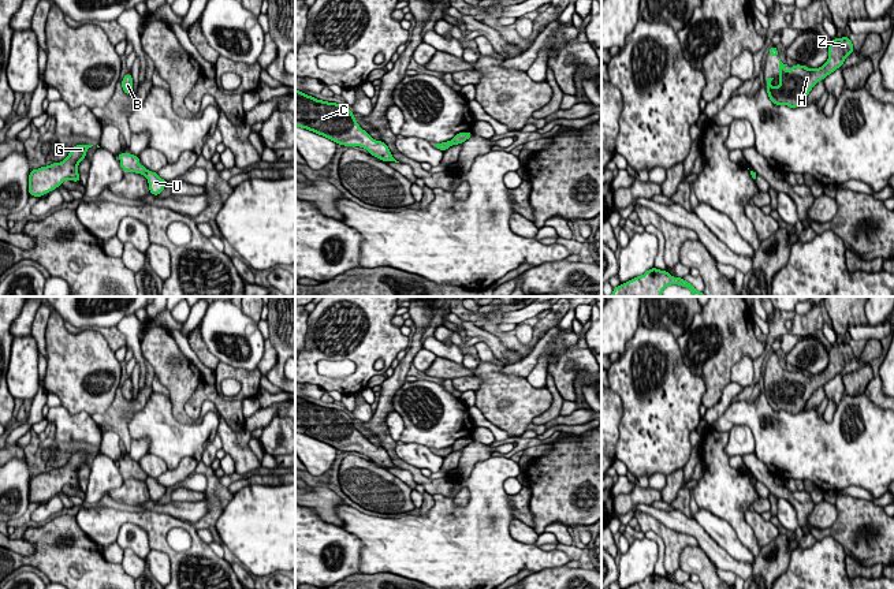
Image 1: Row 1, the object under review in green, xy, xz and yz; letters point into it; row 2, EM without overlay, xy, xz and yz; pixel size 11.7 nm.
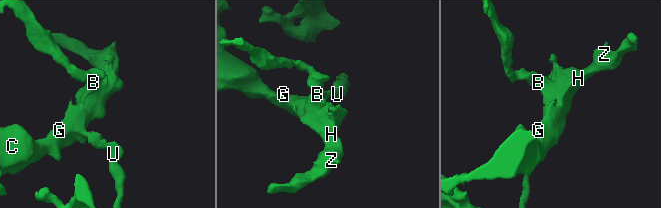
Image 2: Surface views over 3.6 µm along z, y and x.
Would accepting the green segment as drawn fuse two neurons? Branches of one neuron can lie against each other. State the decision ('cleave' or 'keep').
cleave

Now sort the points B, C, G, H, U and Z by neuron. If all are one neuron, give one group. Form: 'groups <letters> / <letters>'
groups B C G H Z / U

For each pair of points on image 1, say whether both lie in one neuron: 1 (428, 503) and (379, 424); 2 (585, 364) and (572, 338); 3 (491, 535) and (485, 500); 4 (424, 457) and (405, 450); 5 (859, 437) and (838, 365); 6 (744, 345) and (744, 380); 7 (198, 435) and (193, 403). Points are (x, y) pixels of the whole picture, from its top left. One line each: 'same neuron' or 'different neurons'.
1: different neurons
2: different neurons
3: same neuron
4: same neuron
5: different neurons
6: different neurons
7: different neurons

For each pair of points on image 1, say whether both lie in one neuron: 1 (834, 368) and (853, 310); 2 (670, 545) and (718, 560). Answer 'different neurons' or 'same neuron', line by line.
1: different neurons
2: different neurons

